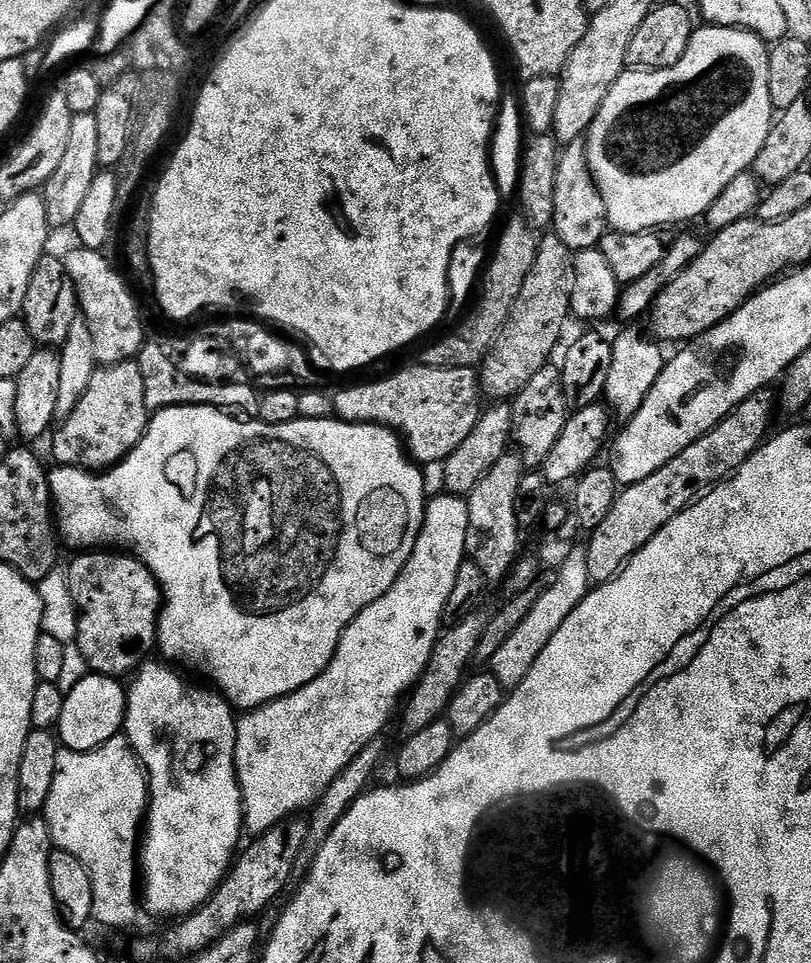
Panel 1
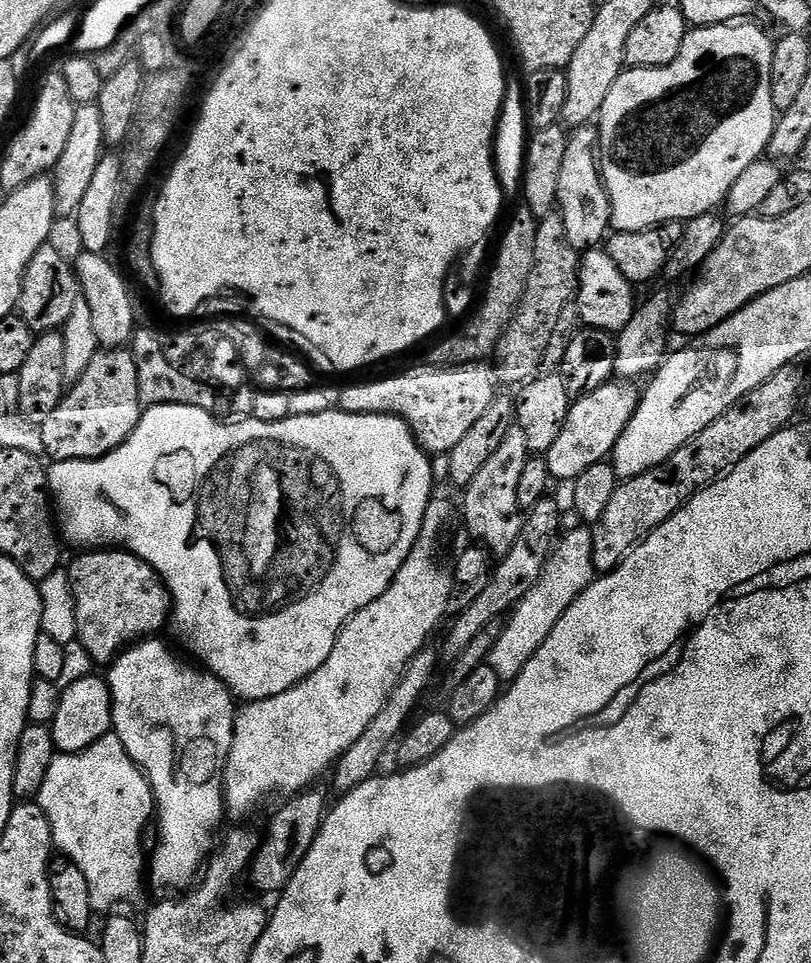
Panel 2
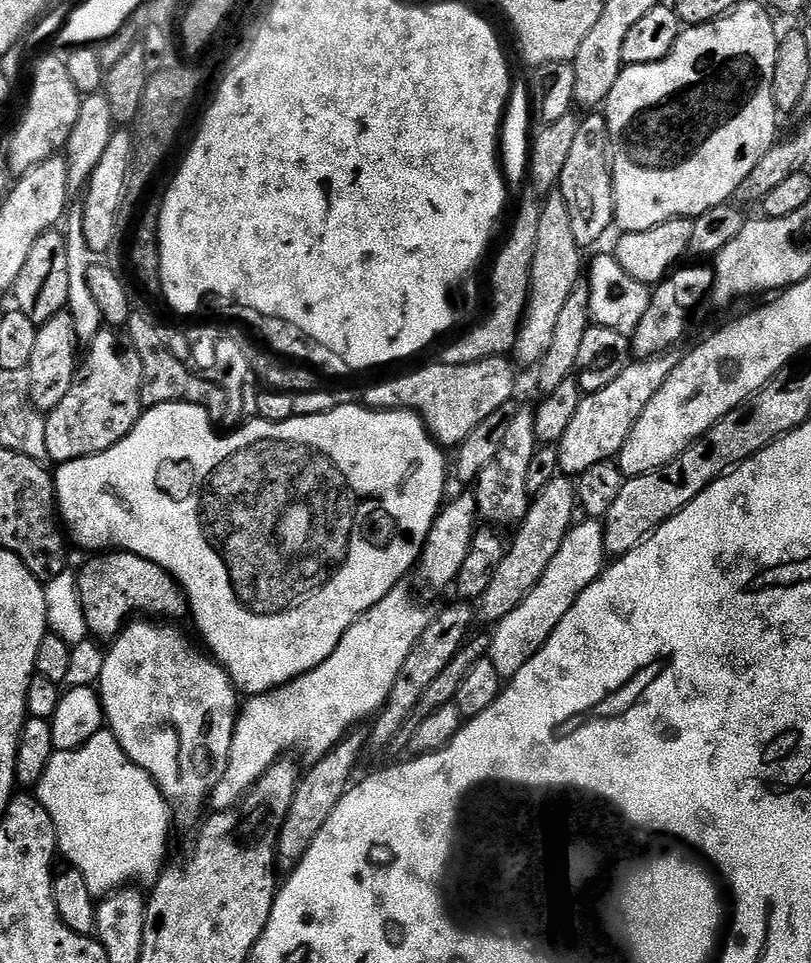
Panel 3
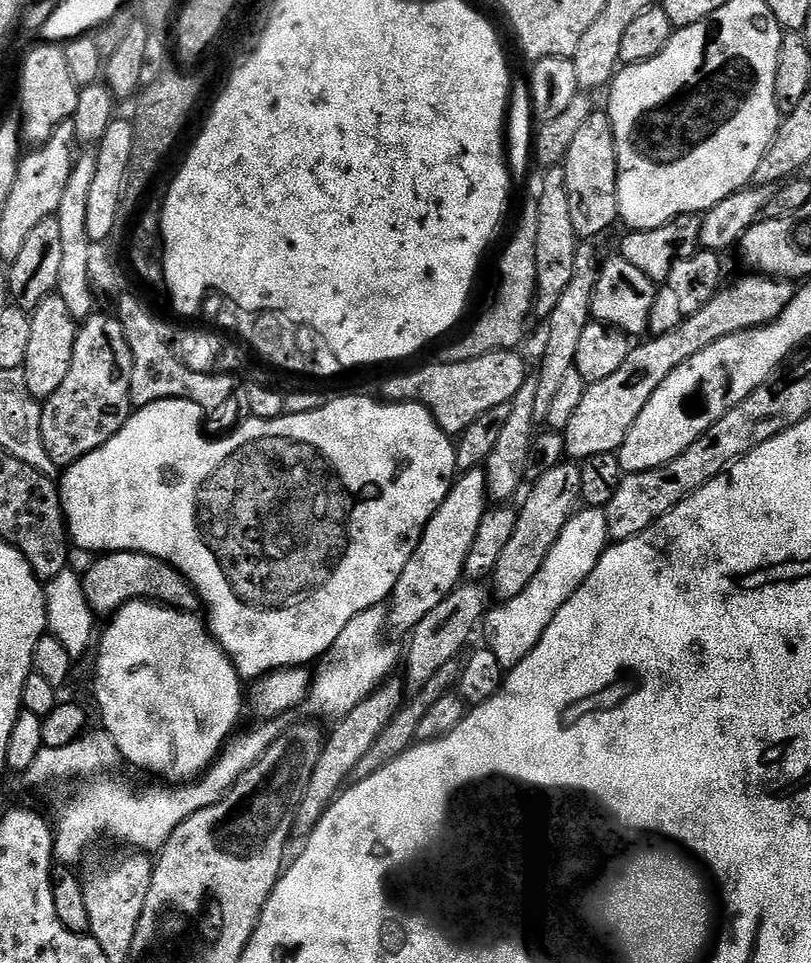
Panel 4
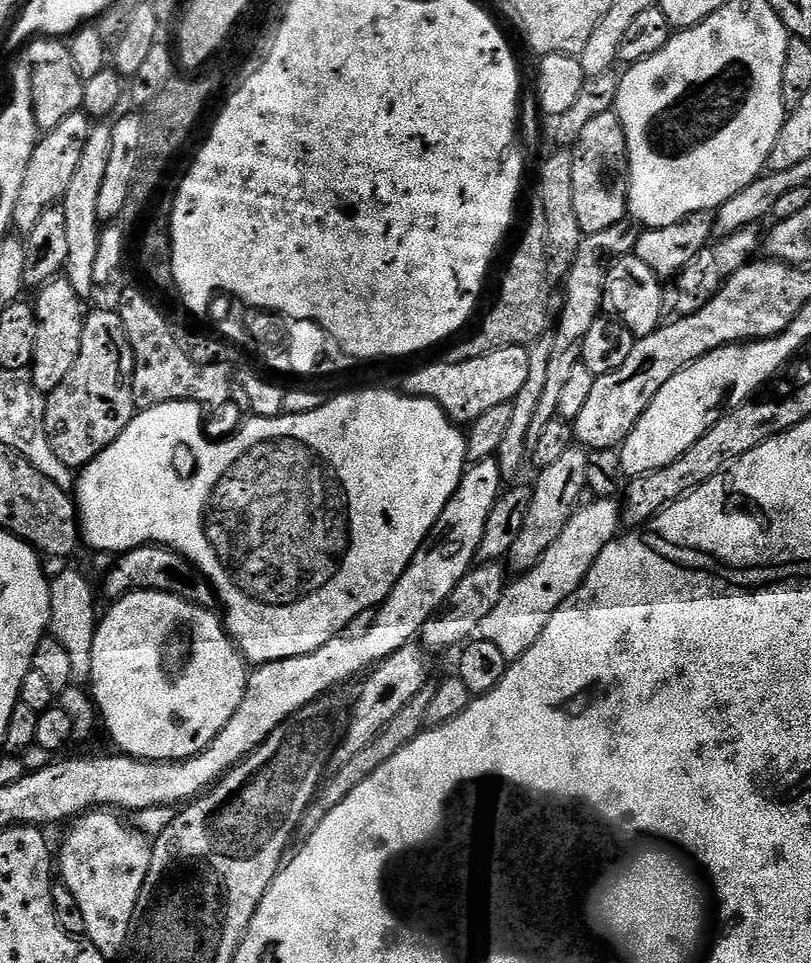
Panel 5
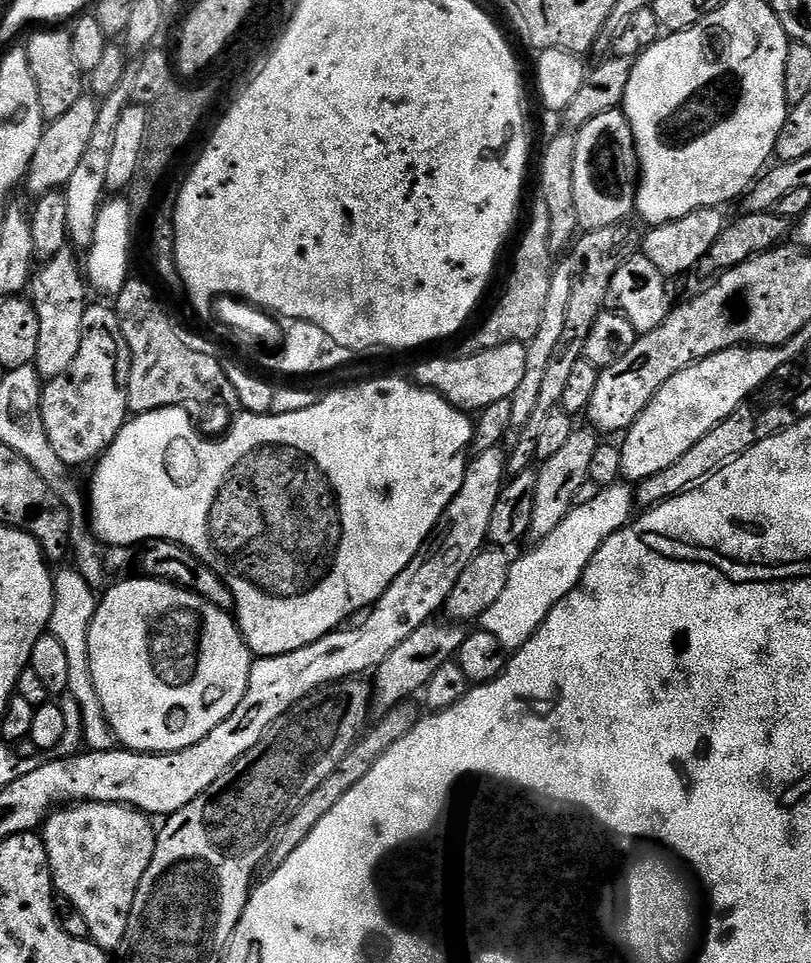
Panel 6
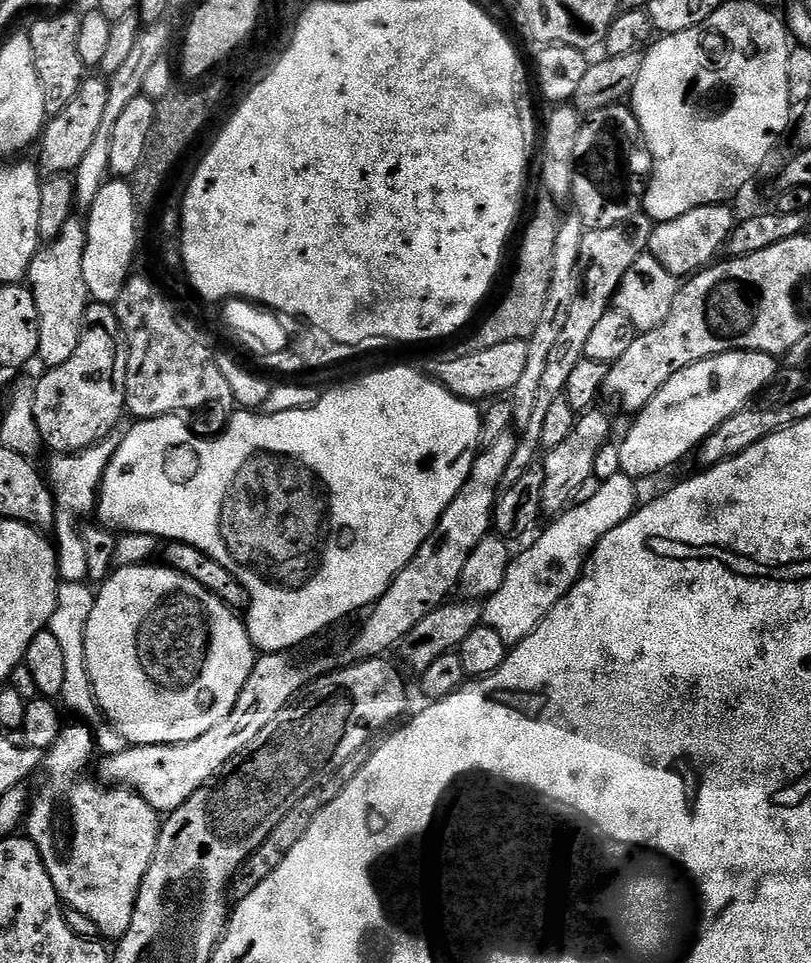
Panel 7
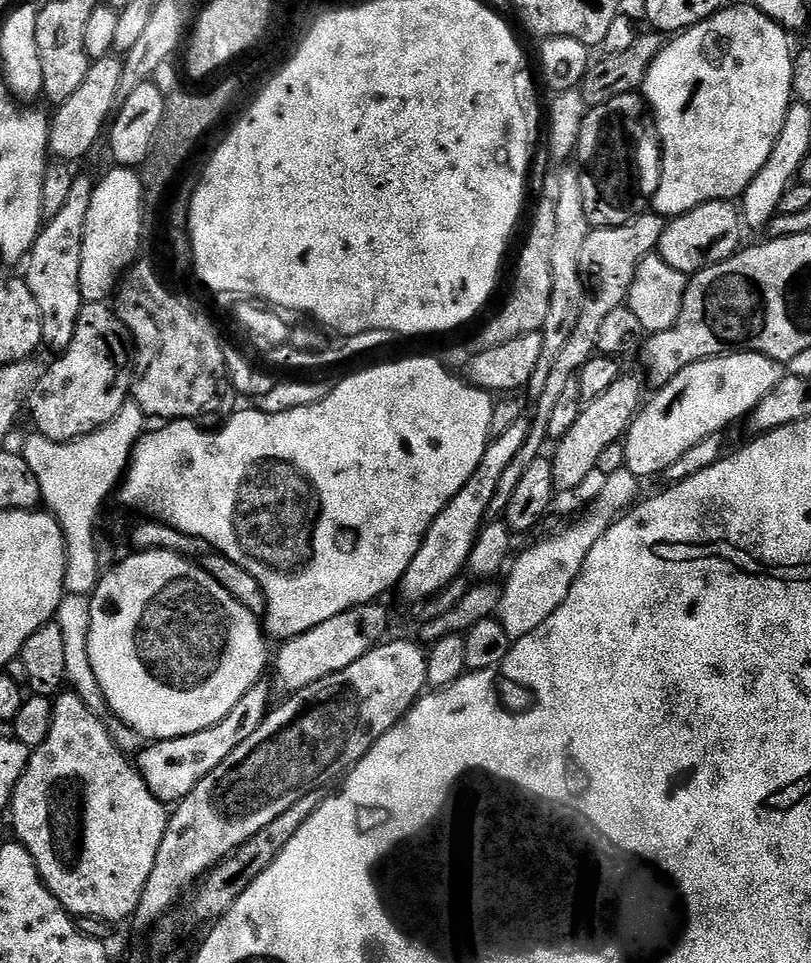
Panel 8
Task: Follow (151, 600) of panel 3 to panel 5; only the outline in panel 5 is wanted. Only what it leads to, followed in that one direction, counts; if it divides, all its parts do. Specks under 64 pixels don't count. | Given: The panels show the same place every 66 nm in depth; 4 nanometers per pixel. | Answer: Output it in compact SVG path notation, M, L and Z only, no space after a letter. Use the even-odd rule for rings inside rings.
M145 544L143 548L123 553L117 560L120 561L104 576L104 592L109 596L109 601L115 602L131 592L169 592L186 602L194 602L194 606L217 607L218 597L214 586L181 552L162 544Z

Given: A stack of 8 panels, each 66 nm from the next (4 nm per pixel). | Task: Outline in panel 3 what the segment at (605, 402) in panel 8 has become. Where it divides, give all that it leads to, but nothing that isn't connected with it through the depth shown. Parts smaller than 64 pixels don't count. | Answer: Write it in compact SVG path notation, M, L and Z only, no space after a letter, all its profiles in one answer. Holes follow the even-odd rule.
M558 474L541 492L535 493L531 497L528 505L528 512L522 517L519 524L515 525L516 532L507 541L502 562L498 562L498 567L494 569L493 576L490 577L490 586L480 595L479 600L474 604L474 616L477 621L495 626L506 616L534 586L538 586L538 578L546 574L546 566L550 566L550 561L554 554L558 554L558 546L562 546L562 538L566 538L569 528L574 523L577 515L578 505L576 502L576 486L569 477Z

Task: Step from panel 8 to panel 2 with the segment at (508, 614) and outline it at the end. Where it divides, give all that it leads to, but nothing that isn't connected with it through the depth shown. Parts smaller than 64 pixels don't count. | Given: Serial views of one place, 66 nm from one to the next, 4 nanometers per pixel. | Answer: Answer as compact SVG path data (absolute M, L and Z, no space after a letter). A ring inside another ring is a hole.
M579 527L572 528L569 532L567 529L559 537L556 547L552 549L552 556L542 570L542 578L538 578L534 590L530 590L530 594L526 594L526 598L522 598L522 602L518 602L503 621L502 634L498 642L494 642L494 650L490 650L488 655L488 664L494 674L498 674L501 682L516 680L518 674L526 670L526 662L530 662L530 658L538 654L542 642L550 638L550 630L558 626L558 618L562 618L562 614L566 614L566 610L570 610L574 601L597 579L592 528Z

